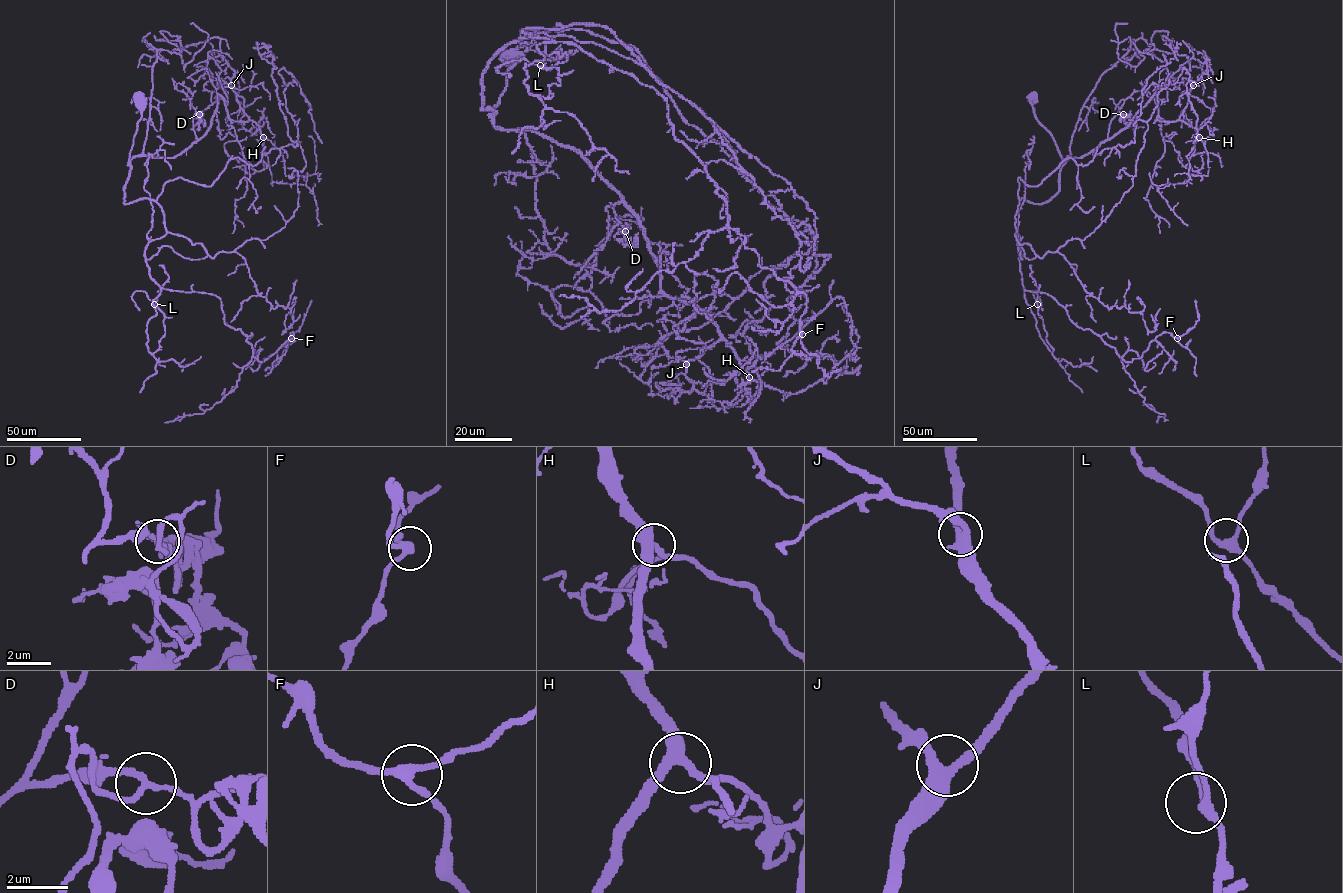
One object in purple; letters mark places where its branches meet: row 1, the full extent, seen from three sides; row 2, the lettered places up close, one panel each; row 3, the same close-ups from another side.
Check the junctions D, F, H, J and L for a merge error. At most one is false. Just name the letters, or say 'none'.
D

